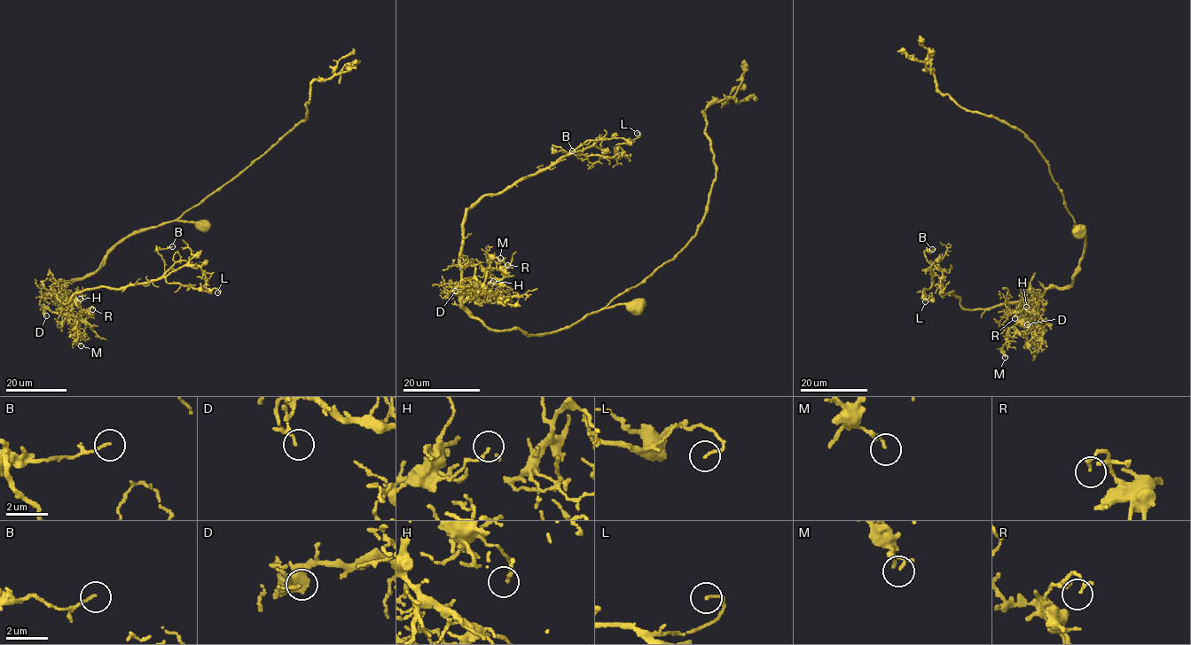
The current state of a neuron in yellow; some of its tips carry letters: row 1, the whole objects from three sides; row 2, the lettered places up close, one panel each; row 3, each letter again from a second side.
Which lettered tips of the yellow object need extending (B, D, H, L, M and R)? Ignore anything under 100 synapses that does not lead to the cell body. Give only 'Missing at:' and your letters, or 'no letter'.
Missing at: no letter

